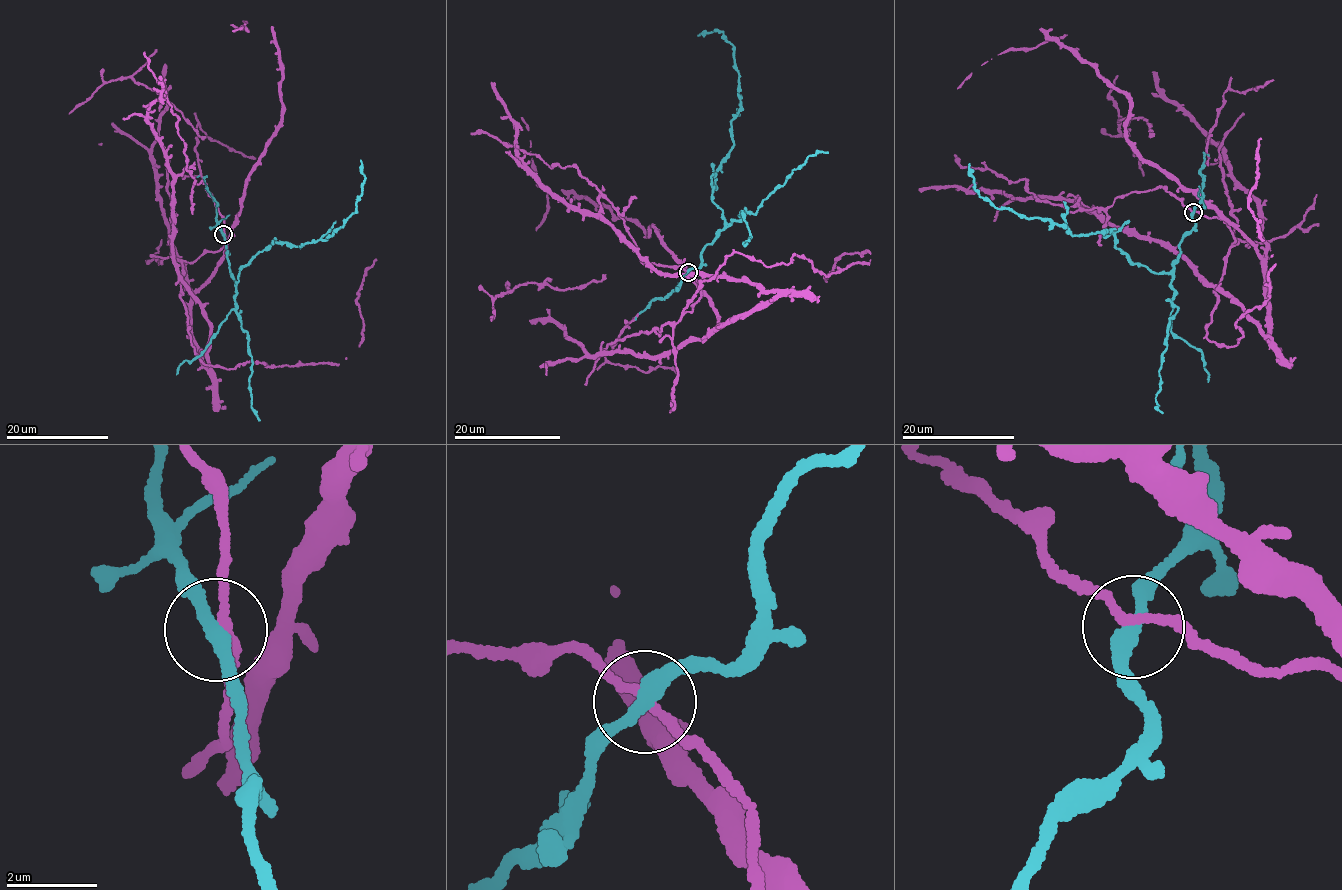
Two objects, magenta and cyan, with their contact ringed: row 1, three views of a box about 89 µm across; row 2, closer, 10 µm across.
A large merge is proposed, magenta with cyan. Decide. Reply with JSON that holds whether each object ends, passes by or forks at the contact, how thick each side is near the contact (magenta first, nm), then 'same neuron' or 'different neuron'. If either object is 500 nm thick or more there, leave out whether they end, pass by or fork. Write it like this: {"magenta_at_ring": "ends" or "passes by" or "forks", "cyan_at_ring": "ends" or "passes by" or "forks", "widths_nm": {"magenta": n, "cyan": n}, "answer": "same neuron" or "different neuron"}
{"magenta_at_ring": "passes by", "cyan_at_ring": "passes by", "widths_nm": {"magenta": 180, "cyan": 300}, "answer": "same neuron"}

